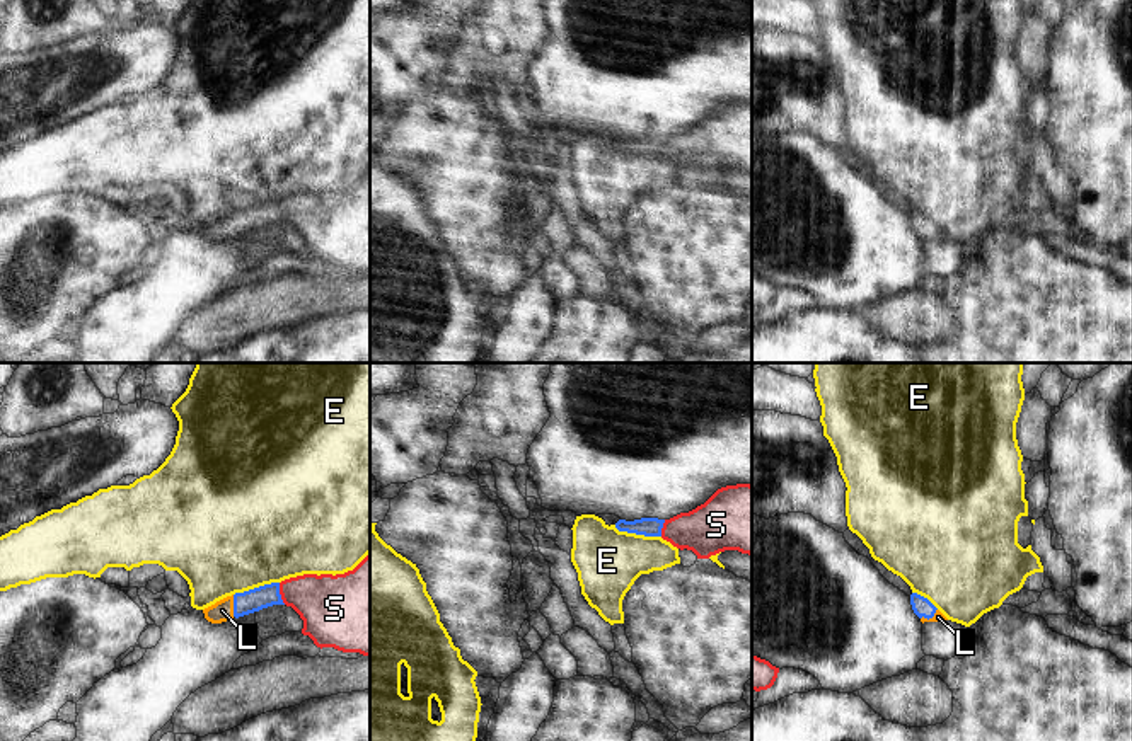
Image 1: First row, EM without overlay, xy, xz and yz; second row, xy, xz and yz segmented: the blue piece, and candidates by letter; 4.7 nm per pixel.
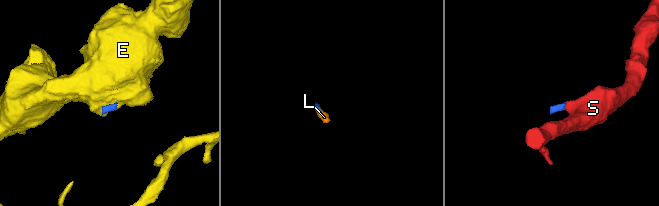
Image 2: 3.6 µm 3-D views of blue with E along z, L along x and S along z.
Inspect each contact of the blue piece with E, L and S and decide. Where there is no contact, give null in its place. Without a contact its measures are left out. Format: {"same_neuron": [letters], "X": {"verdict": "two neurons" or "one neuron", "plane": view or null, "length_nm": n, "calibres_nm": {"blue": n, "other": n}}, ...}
{"same_neuron": ["L", "S"], "E": {"verdict": "two neurons", "plane": "xz", "length_nm": 240, "calibres_nm": {"blue": 100, "other": 300}}, "L": {"verdict": "one neuron", "plane": "xy", "length_nm": 100, "calibres_nm": {"blue": 110, "other": 100}}, "S": {"verdict": "one neuron", "plane": "xy", "length_nm": 110, "calibres_nm": {"blue": 110, "other": 280}}}

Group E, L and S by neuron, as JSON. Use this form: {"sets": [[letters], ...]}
{"sets": [["E"], ["L", "S"]]}

